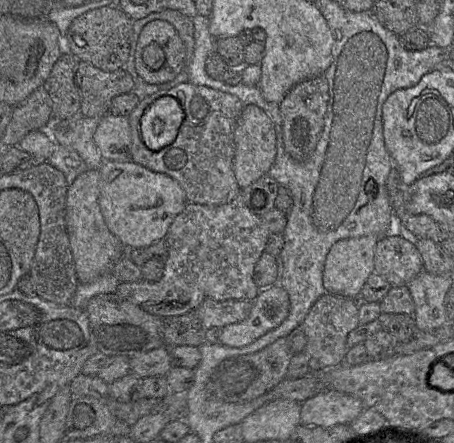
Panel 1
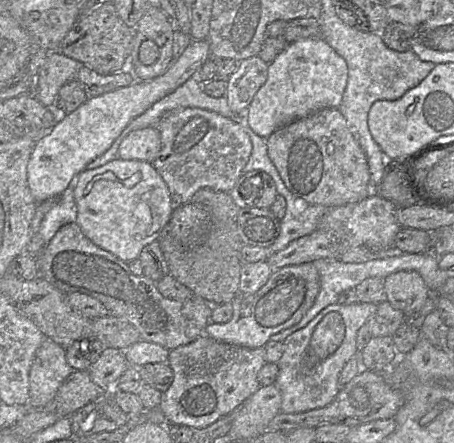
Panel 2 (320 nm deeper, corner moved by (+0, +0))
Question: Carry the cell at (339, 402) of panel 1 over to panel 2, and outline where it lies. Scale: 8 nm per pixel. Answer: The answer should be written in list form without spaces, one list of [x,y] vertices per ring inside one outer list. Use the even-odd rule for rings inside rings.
[[[376,303],[329,305],[304,328],[282,342],[283,354],[276,363],[279,371],[274,383],[282,396],[281,413],[302,413],[323,408],[334,400],[341,388],[338,383],[340,372],[351,358],[358,356],[357,332],[376,309]]]

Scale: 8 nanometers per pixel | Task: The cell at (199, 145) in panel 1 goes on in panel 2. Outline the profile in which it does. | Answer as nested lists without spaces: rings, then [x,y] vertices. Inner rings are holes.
[[[179,108],[166,113],[154,127],[160,133],[161,149],[152,164],[166,182],[174,205],[190,202],[192,196],[202,188],[229,193],[243,174],[243,168],[252,152],[250,137],[242,126],[212,111]]]

